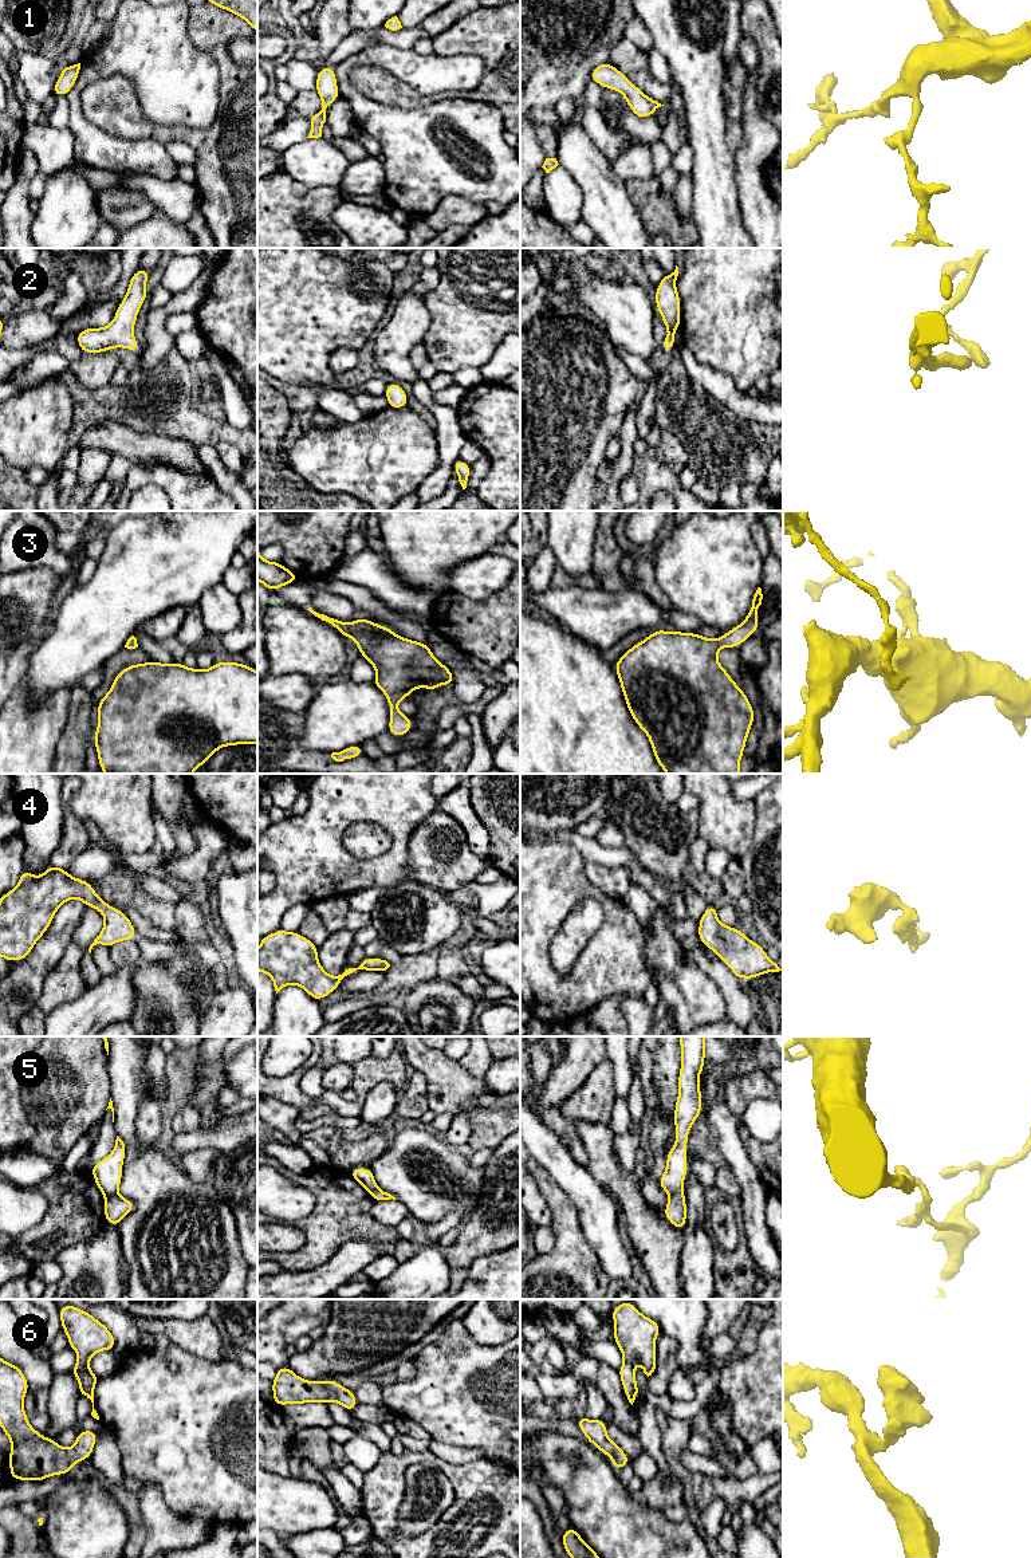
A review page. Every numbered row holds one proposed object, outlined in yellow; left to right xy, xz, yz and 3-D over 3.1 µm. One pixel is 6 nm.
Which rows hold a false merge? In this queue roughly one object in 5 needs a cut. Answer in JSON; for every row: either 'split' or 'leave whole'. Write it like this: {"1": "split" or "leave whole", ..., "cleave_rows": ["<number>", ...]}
{"1": "leave whole", "2": "leave whole", "3": "leave whole", "4": "leave whole", "5": "split", "6": "leave whole", "cleave_rows": ["5"]}

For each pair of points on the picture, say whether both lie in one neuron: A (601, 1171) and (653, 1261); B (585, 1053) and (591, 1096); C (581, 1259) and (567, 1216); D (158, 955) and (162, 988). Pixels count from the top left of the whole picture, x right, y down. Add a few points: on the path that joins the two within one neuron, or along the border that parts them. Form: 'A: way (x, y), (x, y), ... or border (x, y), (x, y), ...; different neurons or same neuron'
A: way (624, 1192), (633, 1202), (653, 1238); same neuron
B: border (605, 1058), (567, 1098); different neurons
C: way (571, 1248), (567, 1227); same neuron
D: border (181, 947), (180, 957), (169, 963), (150, 964); different neurons

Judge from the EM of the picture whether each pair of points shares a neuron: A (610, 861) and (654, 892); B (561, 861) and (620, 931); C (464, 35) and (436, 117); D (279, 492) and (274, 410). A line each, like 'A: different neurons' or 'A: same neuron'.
A: same neuron
B: same neuron
C: different neurons
D: same neuron

